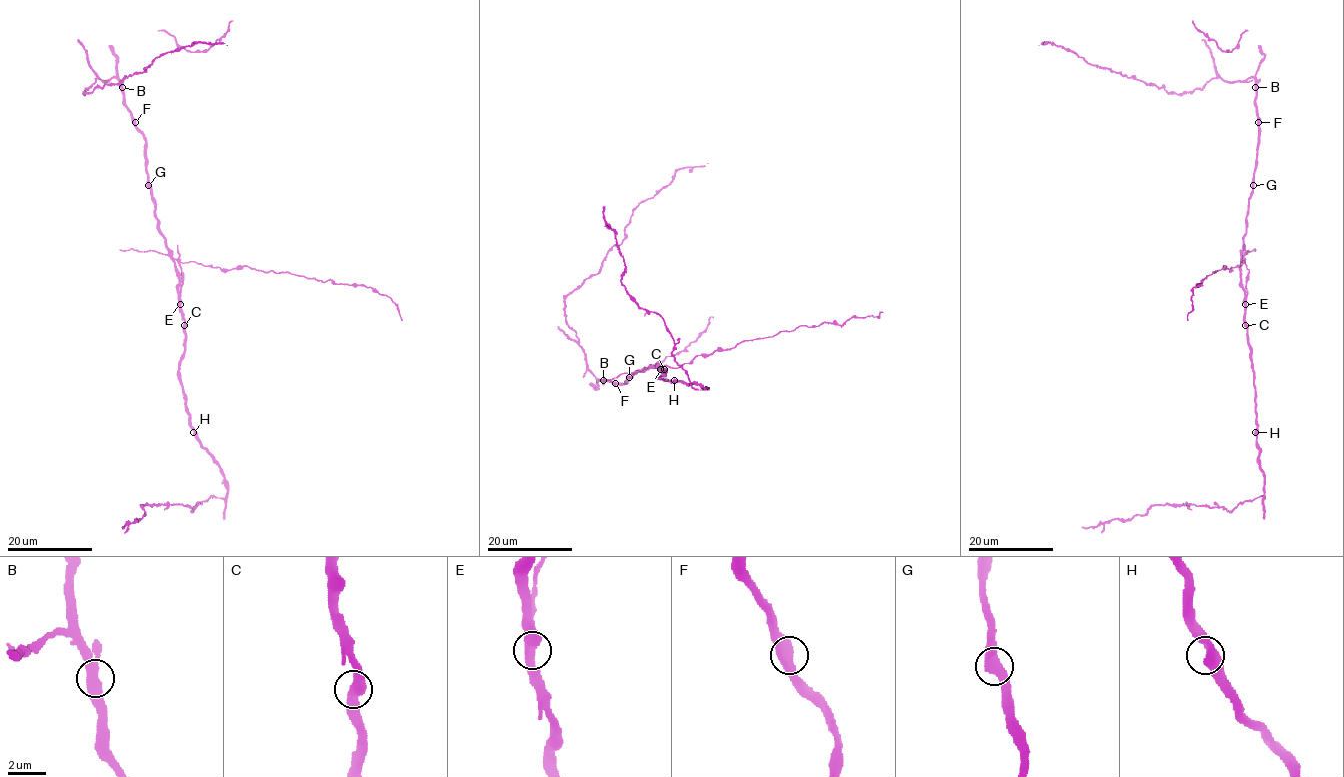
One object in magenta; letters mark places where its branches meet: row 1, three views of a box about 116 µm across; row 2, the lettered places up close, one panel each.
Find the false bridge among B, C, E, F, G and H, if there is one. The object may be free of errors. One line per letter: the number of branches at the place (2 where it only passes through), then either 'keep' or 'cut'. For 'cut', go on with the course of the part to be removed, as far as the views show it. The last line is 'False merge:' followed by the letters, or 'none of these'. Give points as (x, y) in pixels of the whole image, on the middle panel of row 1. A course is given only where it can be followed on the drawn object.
B: 2 branches meet; keep
C: 2 branches meet; keep
E: 2 branches meet; cut; foreign part runs (660, 369), (662, 373), (664, 366), (676, 367), (799, 326), (838, 325), (882, 312)
F: 2 branches meet; keep
G: 2 branches meet; keep
H: 2 branches meet; keep
False merge: E

